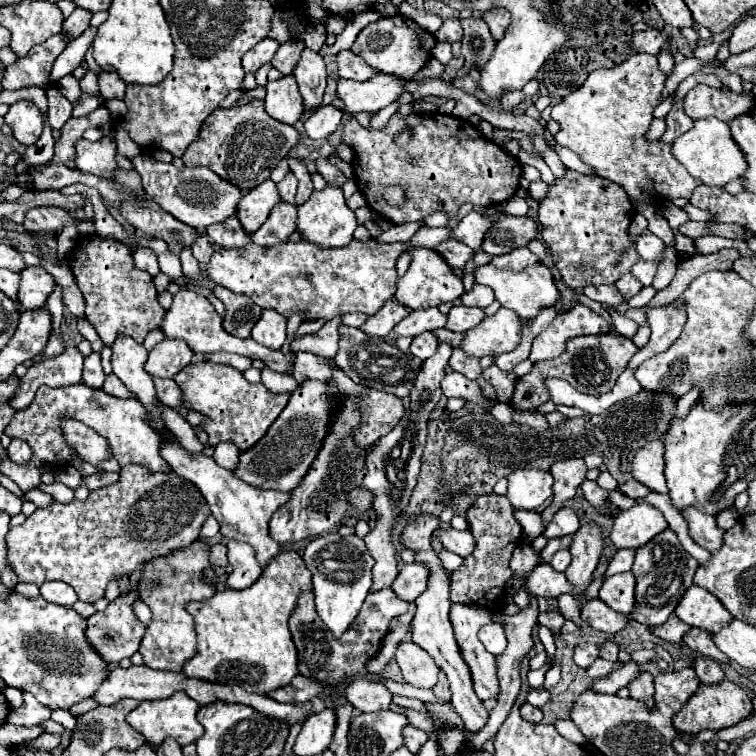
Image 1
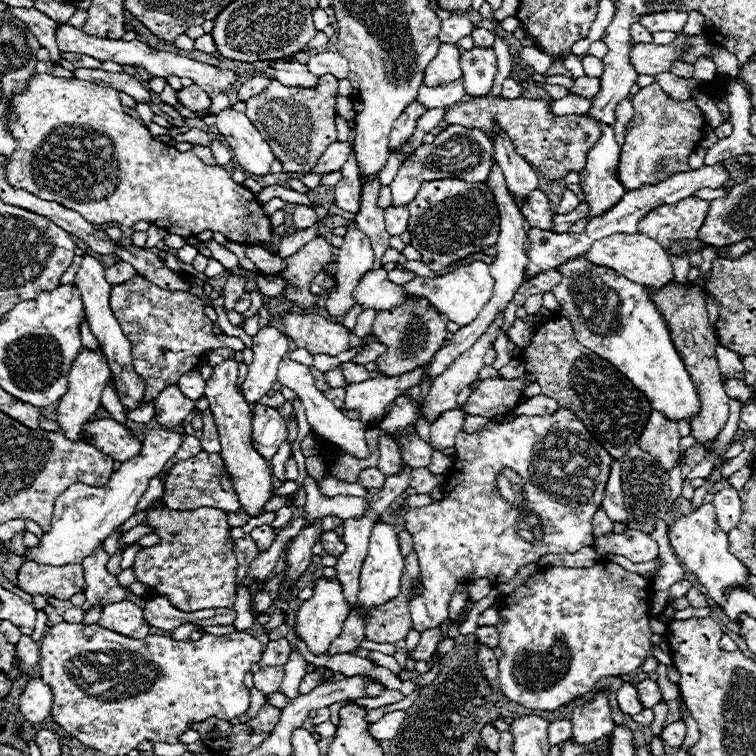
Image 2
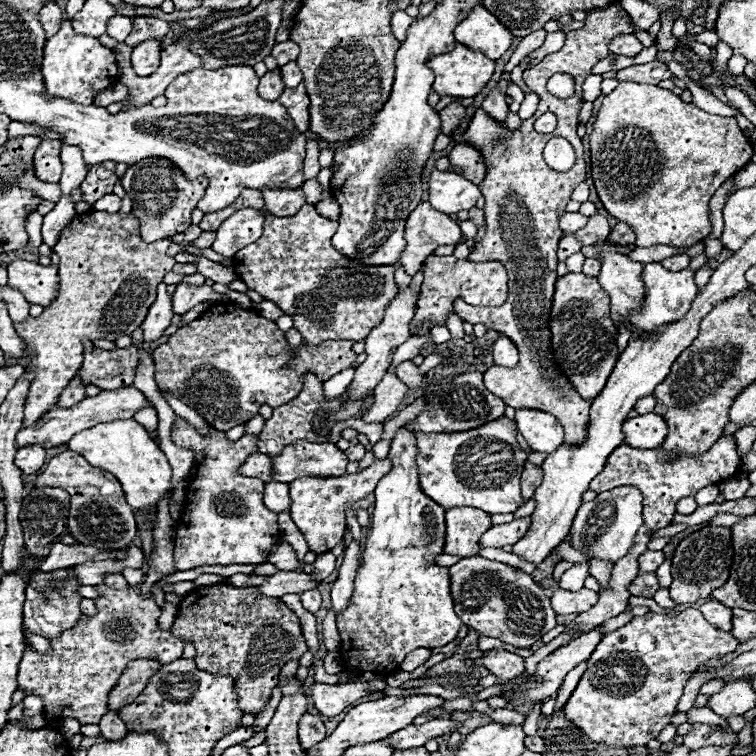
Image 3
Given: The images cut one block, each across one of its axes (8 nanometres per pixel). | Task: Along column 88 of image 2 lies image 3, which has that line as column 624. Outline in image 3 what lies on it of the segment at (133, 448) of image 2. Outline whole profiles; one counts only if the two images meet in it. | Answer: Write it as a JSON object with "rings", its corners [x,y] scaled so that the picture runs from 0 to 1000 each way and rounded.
{"rings":[[[860,545],[860,548],[828,556],[823,563],[823,571],[828,574],[828,587],[844,595],[862,595],[878,585],[884,574],[884,563],[876,550]]]}

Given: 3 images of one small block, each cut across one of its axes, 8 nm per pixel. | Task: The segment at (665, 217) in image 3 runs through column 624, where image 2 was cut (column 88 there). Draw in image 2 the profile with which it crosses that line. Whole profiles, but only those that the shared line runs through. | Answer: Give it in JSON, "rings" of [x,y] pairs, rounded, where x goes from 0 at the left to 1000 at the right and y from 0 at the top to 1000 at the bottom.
{"rings":[[[45,98],[37,106],[37,116],[29,124],[16,127],[11,140],[13,151],[8,156],[8,172],[21,185],[21,198],[16,209],[8,212],[5,222],[13,246],[106,280],[122,299],[156,294],[175,302],[183,291],[193,291],[241,315],[280,304],[317,323],[357,320],[357,291],[331,251],[312,243],[294,220],[272,220],[251,198],[238,201],[230,193],[206,188],[185,159],[164,148],[151,116],[101,103]]]}

